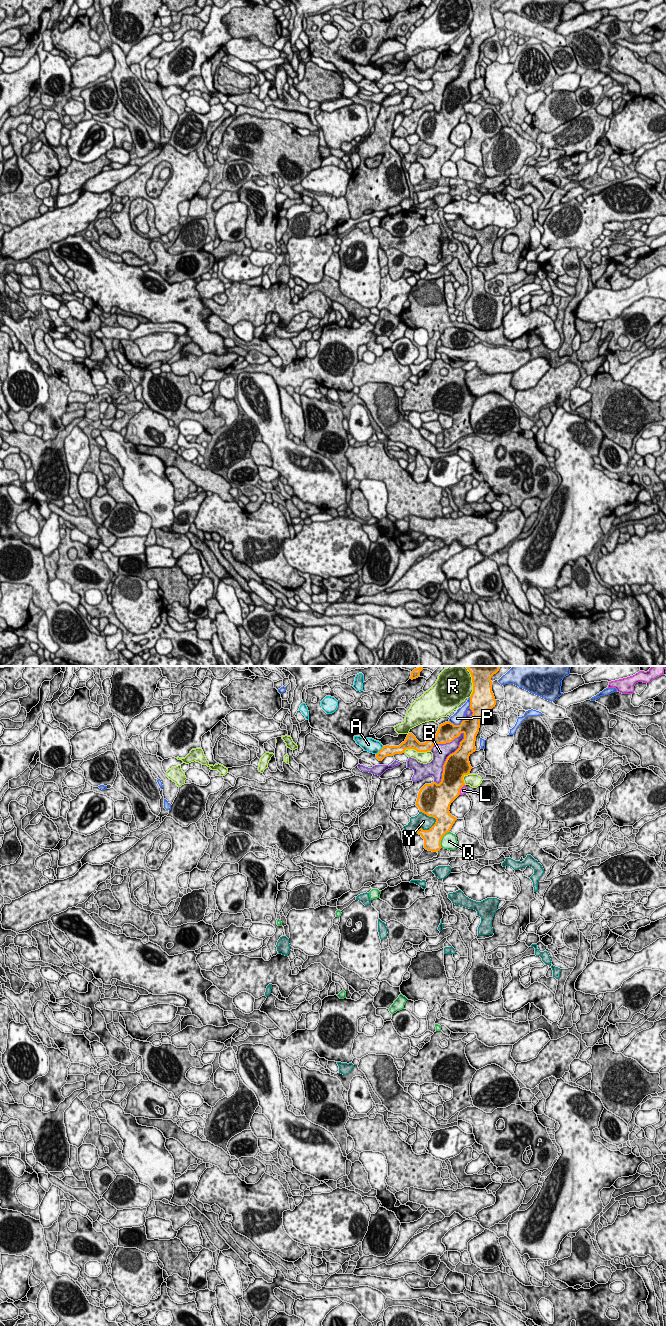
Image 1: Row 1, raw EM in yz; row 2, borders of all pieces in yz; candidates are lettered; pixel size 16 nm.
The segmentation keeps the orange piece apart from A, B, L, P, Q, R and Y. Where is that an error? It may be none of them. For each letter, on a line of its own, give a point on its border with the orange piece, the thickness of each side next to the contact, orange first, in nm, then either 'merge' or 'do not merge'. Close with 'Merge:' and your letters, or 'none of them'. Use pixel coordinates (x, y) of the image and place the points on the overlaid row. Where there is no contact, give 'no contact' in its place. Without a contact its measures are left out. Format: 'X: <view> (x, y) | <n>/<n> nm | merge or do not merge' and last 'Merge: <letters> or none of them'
A: yz (380, 750) | 170/220 nm | do not merge
B: yz (447, 758) | 400/260 nm | do not merge
L: yz (460, 789) | 360/100 nm | do not merge
P: yz (457, 725) | 320/180 nm | do not merge
Q: yz (441, 839) | 280/260 nm | do not merge
R: yz (417, 751) | 200/190 nm | do not merge
Y: yz (425, 830) | 280/240 nm | do not merge
Merge: none of them

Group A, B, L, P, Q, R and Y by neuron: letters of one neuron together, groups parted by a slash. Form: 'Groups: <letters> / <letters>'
Groups: A / B / L / P / Q / R / Y

